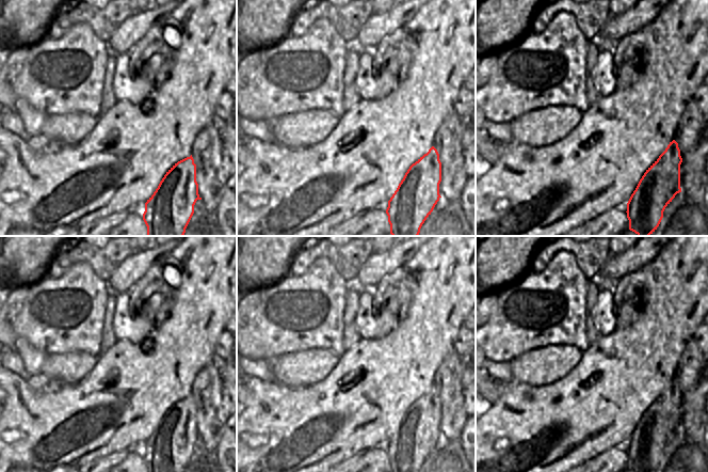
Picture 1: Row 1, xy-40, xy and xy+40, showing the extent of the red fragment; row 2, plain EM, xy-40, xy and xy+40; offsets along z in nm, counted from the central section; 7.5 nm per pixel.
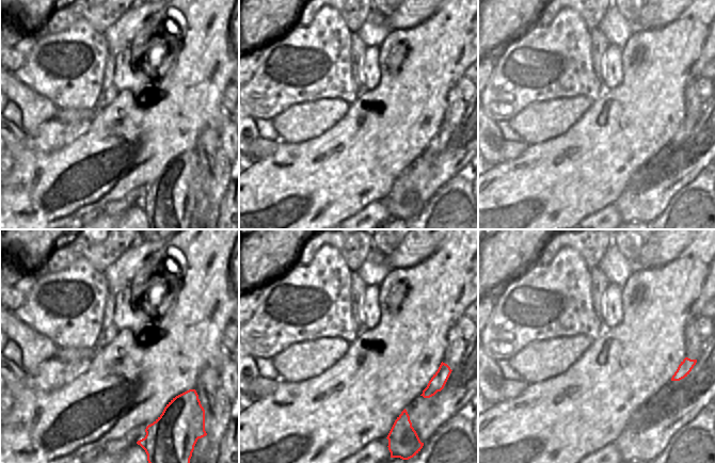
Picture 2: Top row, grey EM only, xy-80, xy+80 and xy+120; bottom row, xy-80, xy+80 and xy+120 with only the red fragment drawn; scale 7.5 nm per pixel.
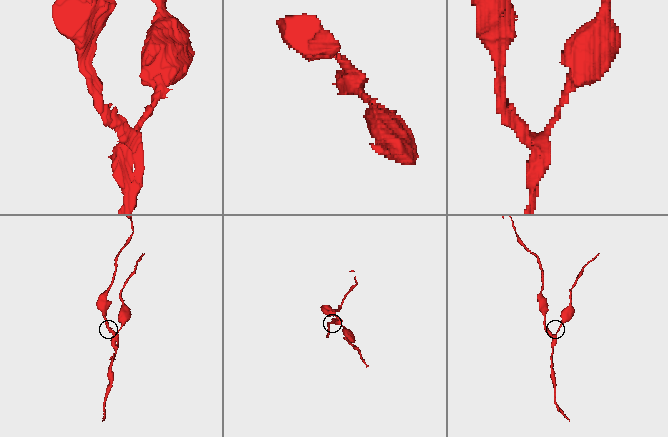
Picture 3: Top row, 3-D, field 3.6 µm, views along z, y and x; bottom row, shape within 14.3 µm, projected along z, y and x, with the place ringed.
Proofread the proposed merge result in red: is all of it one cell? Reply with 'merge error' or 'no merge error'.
merge error

